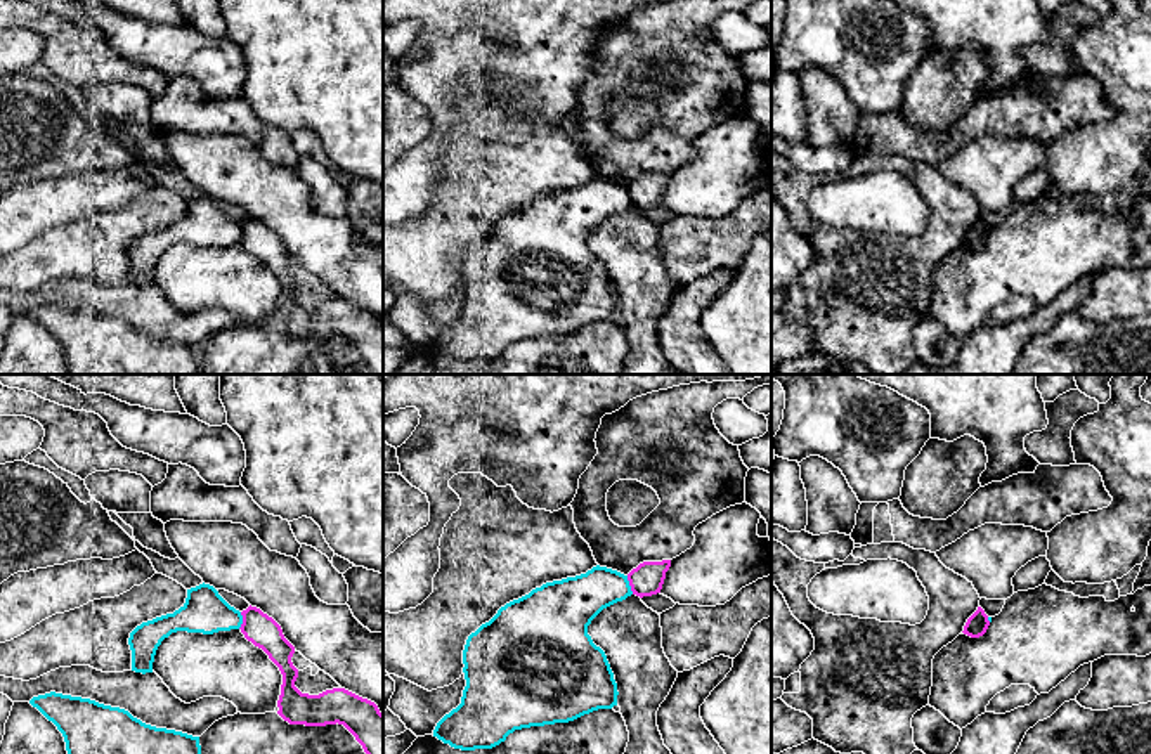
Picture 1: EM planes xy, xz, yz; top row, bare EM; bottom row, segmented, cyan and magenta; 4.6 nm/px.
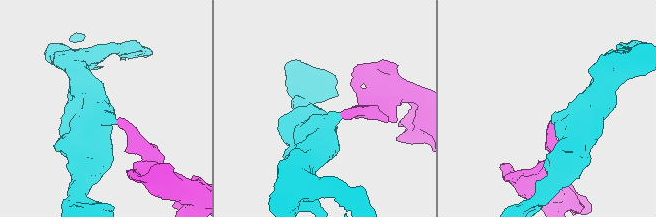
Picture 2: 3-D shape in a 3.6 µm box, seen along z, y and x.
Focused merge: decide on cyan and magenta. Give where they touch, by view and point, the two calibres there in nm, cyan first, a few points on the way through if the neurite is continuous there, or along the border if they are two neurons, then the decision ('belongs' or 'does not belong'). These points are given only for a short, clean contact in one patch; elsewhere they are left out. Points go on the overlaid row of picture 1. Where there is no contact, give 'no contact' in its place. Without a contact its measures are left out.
xz (628, 584) | 220/150 nm | along xz (626, 576), (633, 593) | does not belong

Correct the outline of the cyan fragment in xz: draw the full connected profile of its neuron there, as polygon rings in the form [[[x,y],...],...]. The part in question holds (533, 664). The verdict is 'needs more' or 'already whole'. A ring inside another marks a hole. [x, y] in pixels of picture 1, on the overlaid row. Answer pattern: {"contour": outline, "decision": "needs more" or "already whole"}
{"contour": [[[596,565],[586,574],[546,582],[501,607],[468,636],[461,704],[437,723],[433,737],[461,751],[492,749],[515,730],[569,723],[617,705],[614,673],[588,626],[603,608],[631,595],[628,575]]], "decision": "already whole"}

